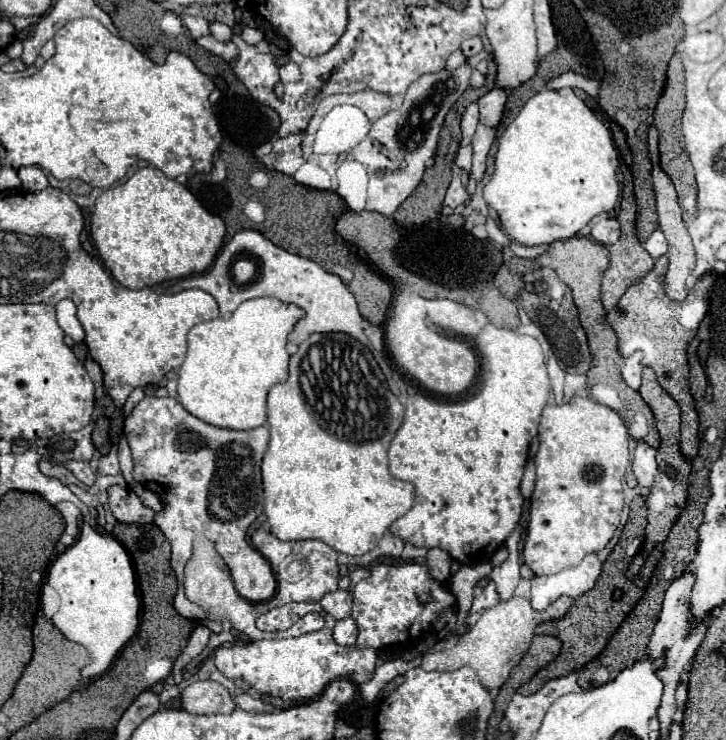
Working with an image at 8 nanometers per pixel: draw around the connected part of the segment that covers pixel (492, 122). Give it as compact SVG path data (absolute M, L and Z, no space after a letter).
M492 88L486 96L482 96L478 100L478 106L480 106L480 124L490 126L490 128L496 128L498 126L498 122L502 118L502 112L504 112L506 96L508 94L504 90Z

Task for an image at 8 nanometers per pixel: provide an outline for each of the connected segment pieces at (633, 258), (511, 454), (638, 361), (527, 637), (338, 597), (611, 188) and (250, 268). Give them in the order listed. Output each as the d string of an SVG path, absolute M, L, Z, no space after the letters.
M628 176L624 178L624 192L622 192L620 206L622 206L622 210L618 214L618 222L622 226L622 236L620 236L620 240L614 246L608 248L610 250L610 264L608 264L608 268L604 272L604 278L602 278L601 300L606 312L610 312L618 304L618 300L628 290L628 286L632 286L634 282L642 280L654 268L654 260L650 258L650 254L642 248L642 244L636 238L636 230L634 230L636 202L634 202L634 192L632 192L632 180Z
M486 324L476 336L476 346L480 350L482 368L478 394L466 402L432 402L422 394L408 396L404 422L388 450L390 474L416 488L416 504L390 526L390 532L420 548L446 550L452 560L464 566L488 562L516 528L524 502L520 480L528 458L528 446L537 438L540 412L550 396L544 354L532 336Z
M636 352L630 358L626 358L626 362L622 366L622 378L630 388L638 390L640 388L640 374L642 374L642 352Z
M562 596L558 598L554 604L550 604L546 610L536 612L532 610L530 602L524 598L510 598L506 602L496 604L494 608L486 610L482 614L482 618L474 624L474 628L464 634L464 638L450 650L442 650L442 652L432 652L426 654L422 658L420 668L422 670L458 670L462 666L470 666L476 676L480 678L480 682L492 690L492 688L500 688L508 676L510 670L522 660L522 656L528 652L530 644L532 644L532 636L534 636L534 628L542 622L550 622L550 620L560 620L572 606L572 598Z
M334 590L334 592L328 592L320 600L320 604L322 604L324 612L334 616L336 620L348 618L352 612L352 594L348 590Z
M566 72L550 80L548 88L532 96L506 128L498 142L494 174L484 186L484 200L500 216L504 232L524 246L576 236L594 216L610 212L620 194L612 134L572 90L578 88L596 98L600 84Z
M242 258L242 260L238 260L238 262L234 264L232 274L234 274L234 282L242 286L242 284L250 282L252 276L256 274L256 264L254 264L252 260L248 260L248 258Z

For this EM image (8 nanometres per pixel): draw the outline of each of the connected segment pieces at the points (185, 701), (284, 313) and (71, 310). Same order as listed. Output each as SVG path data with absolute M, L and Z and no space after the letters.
M202 680L182 692L182 708L190 714L230 714L236 710L236 702L222 684Z
M274 298L242 302L228 318L216 318L188 332L188 352L178 372L178 402L196 418L228 430L250 430L266 422L268 390L286 380L286 336L304 312Z
M62 300L56 306L56 322L58 326L74 340L74 342L82 342L84 340L84 330L76 318L76 306L72 300Z

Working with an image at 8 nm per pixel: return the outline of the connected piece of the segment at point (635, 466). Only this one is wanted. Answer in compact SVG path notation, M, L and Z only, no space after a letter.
M638 442L638 446L636 446L634 460L632 460L632 470L636 474L638 486L646 486L646 488L652 486L654 476L658 472L658 466L656 466L656 450L650 448L646 442Z

